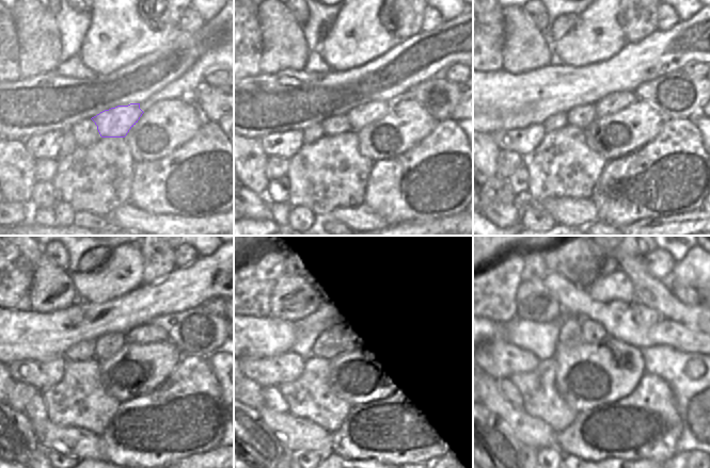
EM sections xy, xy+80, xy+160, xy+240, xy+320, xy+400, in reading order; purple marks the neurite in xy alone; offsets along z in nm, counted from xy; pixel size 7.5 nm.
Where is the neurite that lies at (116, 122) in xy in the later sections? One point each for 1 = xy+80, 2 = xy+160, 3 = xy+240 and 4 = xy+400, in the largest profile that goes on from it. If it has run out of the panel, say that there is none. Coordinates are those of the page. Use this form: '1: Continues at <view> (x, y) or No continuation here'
1: Continues at xy+80 (359, 117)
2: Continues at xy+160 (613, 102)
3: Continues at xy+240 (147, 334)
4: Continues at xy+400 (646, 317).

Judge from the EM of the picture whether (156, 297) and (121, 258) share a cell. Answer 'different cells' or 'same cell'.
different cells

